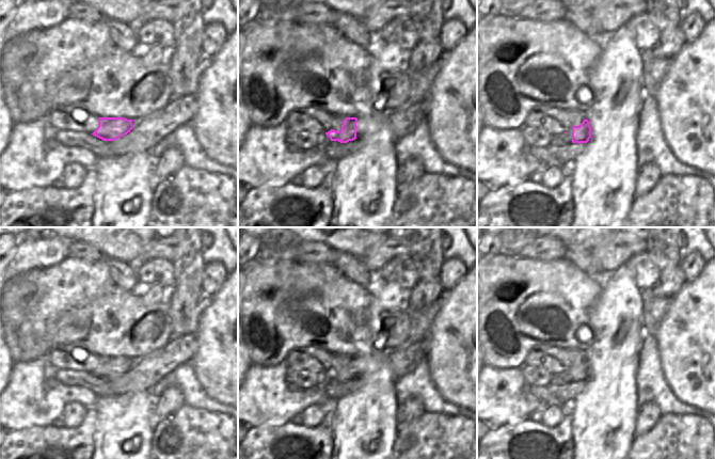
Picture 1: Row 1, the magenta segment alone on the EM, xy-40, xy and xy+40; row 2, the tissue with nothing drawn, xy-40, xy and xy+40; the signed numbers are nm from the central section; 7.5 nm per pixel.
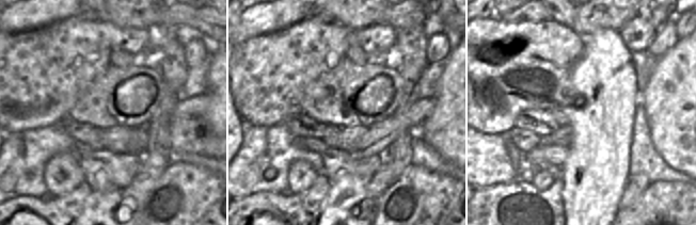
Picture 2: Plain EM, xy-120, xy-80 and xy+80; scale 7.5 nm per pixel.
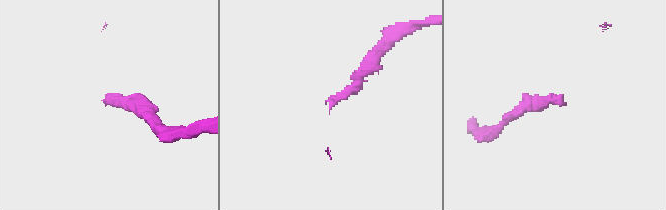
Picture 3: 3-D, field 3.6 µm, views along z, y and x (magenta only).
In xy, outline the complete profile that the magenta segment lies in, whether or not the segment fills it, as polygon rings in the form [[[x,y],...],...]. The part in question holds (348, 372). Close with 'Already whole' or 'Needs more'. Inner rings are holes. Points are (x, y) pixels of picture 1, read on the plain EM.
[[[346,357],[343,360],[341,368],[339,370],[331,368],[325,371],[331,380],[338,380],[340,382],[347,382],[356,378],[356,357]]]. Already whole.

